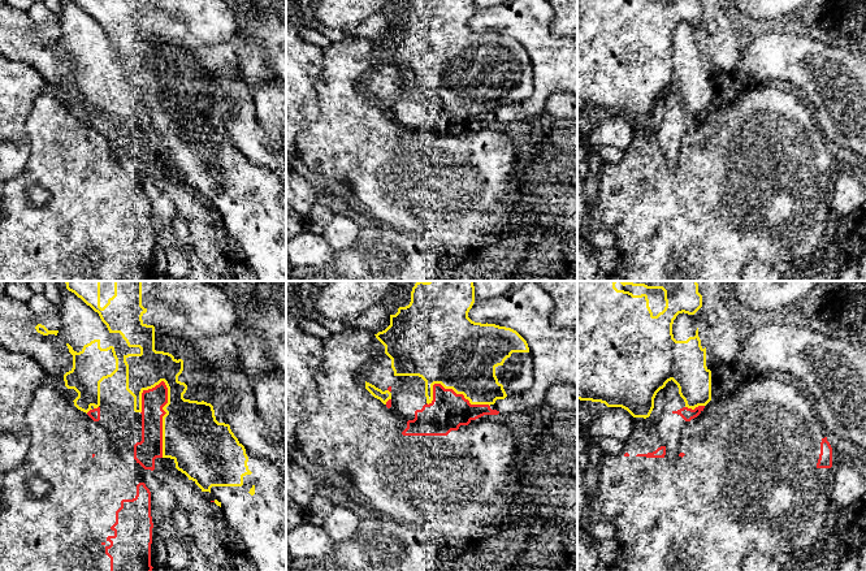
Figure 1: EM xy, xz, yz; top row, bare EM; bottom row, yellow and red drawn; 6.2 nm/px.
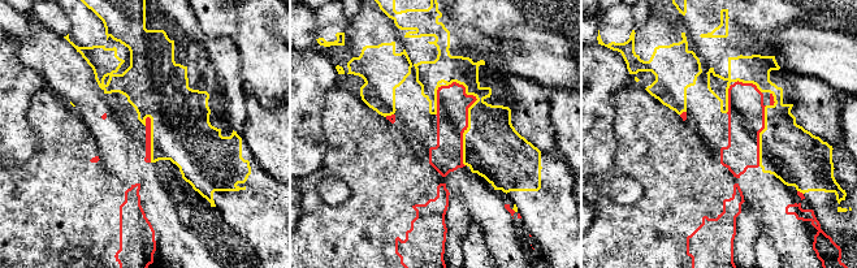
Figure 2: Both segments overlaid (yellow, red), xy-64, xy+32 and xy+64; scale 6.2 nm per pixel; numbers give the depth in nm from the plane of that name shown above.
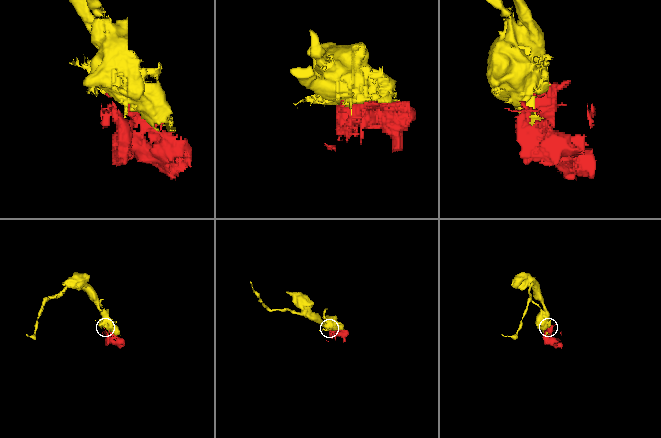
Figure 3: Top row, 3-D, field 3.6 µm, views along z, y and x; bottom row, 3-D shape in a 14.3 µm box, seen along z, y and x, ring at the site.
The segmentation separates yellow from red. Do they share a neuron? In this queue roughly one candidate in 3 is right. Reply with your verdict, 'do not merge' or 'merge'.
do not merge

